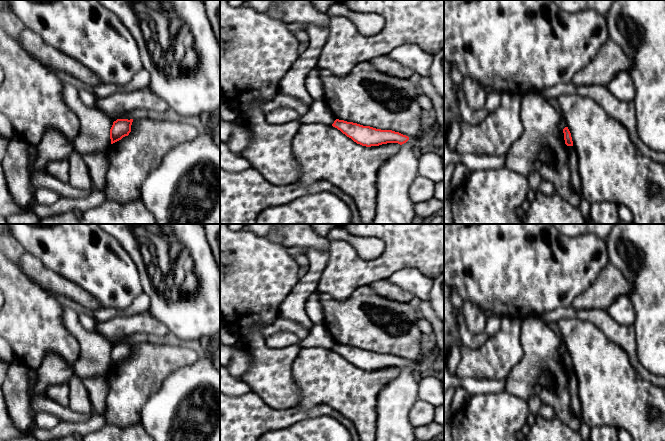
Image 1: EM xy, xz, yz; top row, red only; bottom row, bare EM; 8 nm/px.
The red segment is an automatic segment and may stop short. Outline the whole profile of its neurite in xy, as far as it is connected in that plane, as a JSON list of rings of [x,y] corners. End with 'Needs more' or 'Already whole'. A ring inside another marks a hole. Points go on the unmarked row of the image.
[[[117,343],[113,346],[113,349],[110,353],[111,368],[129,359],[129,357],[131,356],[132,346],[133,343]]]. Already whole

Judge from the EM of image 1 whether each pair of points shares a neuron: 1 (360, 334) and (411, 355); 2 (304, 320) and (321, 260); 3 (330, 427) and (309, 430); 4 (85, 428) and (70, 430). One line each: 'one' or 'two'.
1: one
2: one
3: one
4: one

